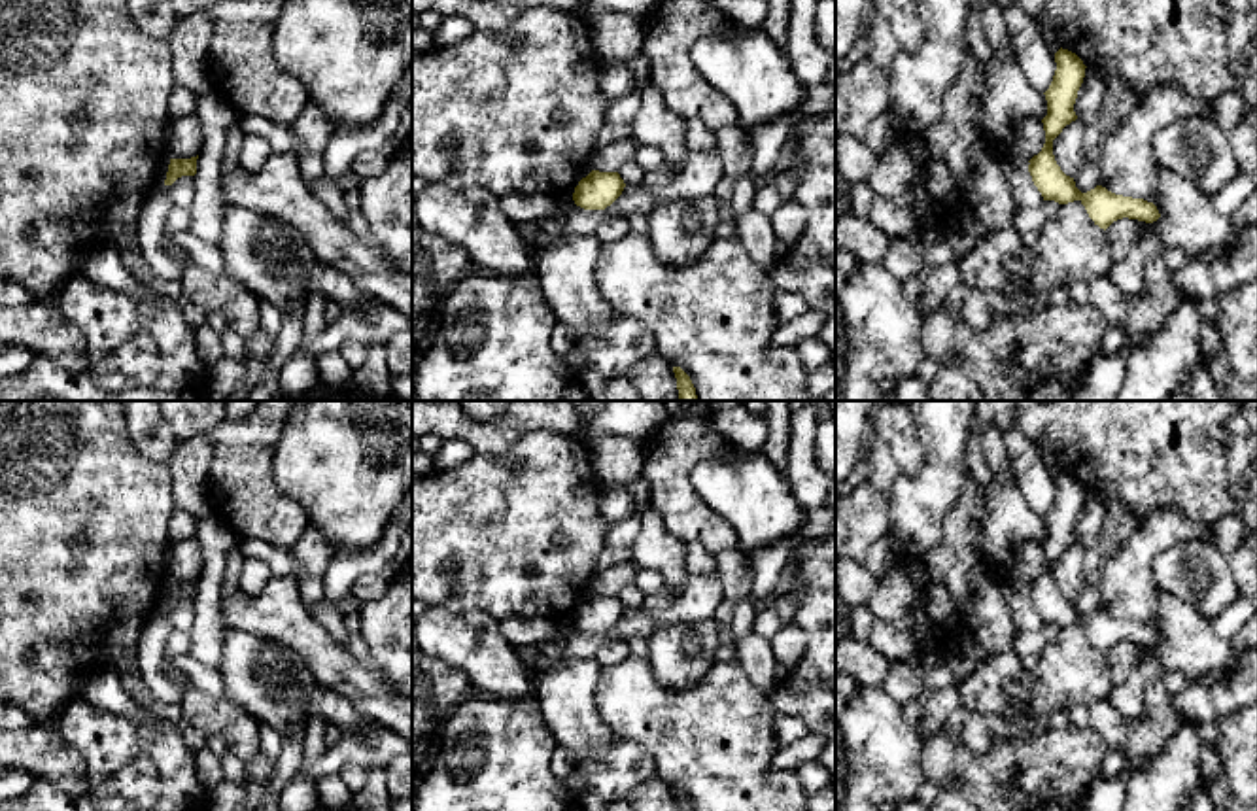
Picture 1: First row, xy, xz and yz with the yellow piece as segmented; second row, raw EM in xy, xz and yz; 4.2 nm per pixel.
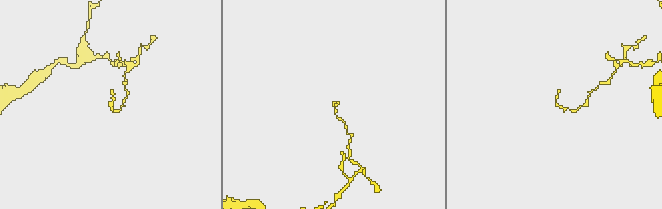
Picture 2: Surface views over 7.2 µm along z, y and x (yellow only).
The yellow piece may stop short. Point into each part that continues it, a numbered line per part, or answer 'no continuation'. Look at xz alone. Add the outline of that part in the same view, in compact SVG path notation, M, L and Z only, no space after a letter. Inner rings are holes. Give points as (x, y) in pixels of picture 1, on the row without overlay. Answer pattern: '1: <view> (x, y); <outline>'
no continuation

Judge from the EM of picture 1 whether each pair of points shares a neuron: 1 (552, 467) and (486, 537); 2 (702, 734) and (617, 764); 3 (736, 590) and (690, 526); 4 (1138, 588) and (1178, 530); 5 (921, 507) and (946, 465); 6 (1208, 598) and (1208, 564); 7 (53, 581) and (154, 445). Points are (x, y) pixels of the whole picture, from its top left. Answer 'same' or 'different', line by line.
1: same
2: different
3: different
4: same
5: same
6: same
7: different

